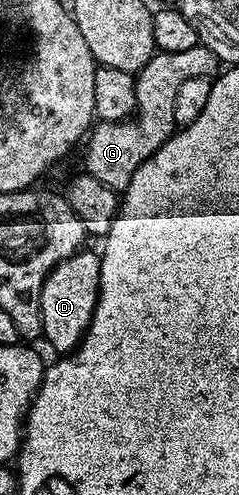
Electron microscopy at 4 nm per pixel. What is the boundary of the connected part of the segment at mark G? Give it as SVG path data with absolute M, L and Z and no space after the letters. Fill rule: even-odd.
M202 44L193 46L193 50L181 50L180 52L156 51L155 55L151 57L151 61L135 76L135 110L133 115L126 120L118 120L112 124L96 123L86 137L87 164L85 164L85 171L93 178L97 178L97 182L105 182L105 186L109 186L115 192L120 194L126 192L137 166L150 160L151 155L171 137L172 132L176 131L177 125L173 118L173 98L177 98L177 89L189 78L214 77L220 68L220 60Z

